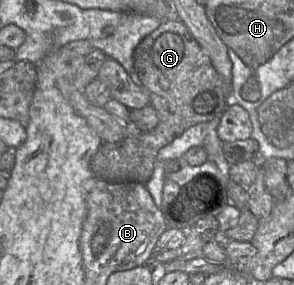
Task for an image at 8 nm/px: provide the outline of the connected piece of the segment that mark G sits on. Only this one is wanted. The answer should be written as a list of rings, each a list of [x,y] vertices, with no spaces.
[[[178,18],[163,19],[160,26],[145,36],[133,52],[137,83],[149,96],[158,114],[158,124],[147,132],[129,130],[120,141],[104,142],[91,157],[95,178],[109,182],[146,184],[157,163],[157,153],[191,126],[221,116],[230,101],[230,84],[214,68],[209,56]]]

